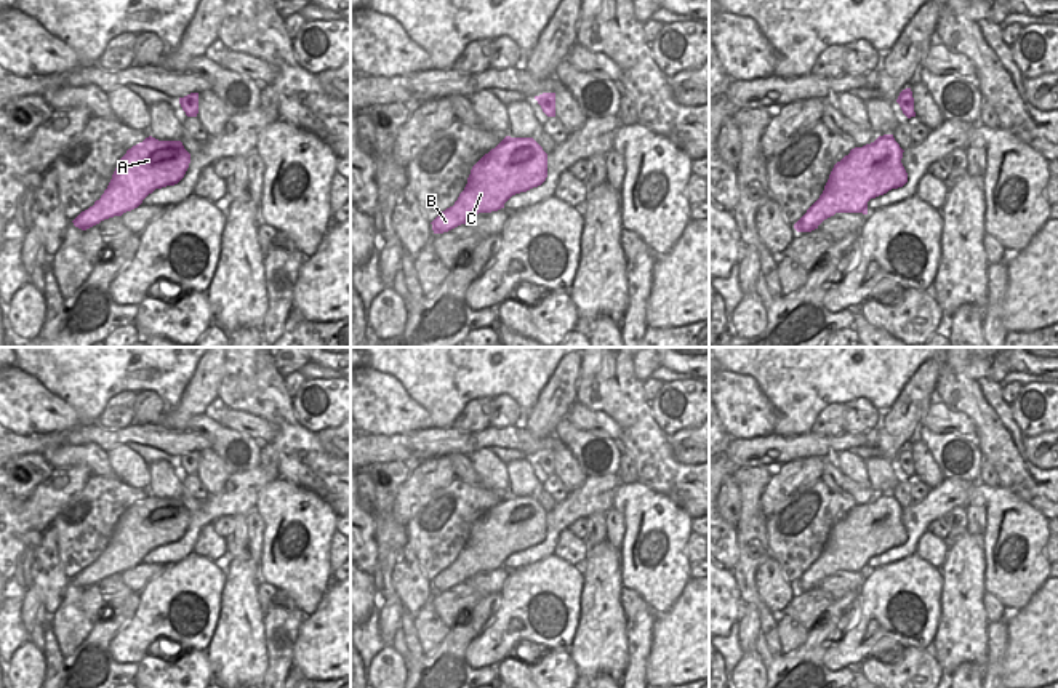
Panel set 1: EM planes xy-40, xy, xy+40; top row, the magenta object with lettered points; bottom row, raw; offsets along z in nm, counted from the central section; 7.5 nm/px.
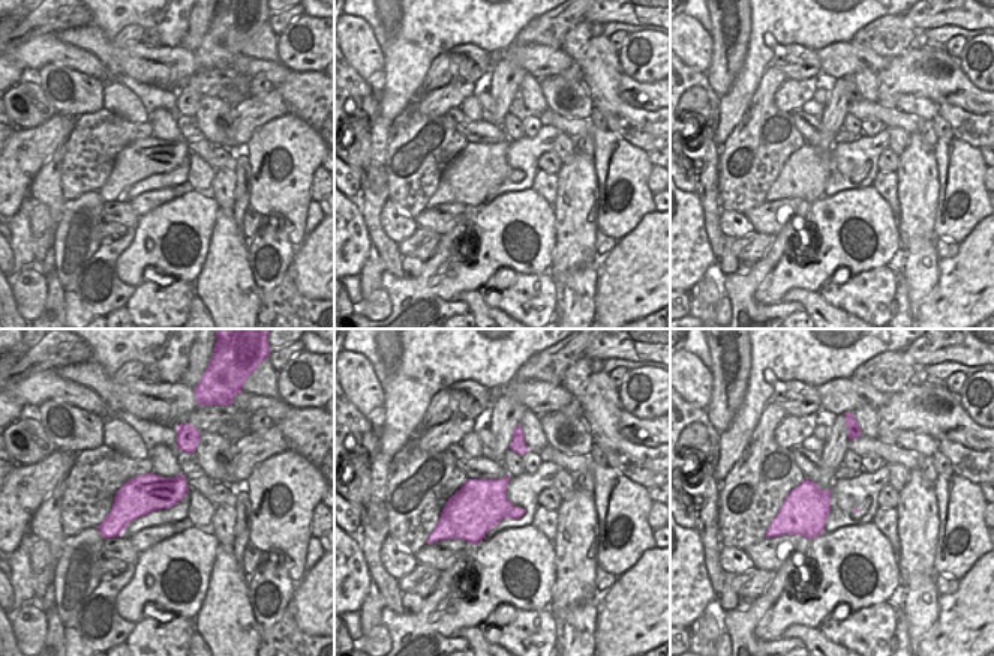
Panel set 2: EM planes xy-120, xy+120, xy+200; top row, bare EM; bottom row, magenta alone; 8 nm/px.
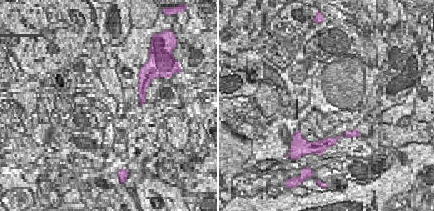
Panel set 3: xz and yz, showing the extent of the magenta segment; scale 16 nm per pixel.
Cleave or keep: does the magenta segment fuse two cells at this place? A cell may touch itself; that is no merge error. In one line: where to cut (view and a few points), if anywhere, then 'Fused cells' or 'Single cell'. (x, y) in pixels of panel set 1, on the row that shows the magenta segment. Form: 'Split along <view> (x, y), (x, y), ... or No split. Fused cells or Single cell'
No split. Single cell.

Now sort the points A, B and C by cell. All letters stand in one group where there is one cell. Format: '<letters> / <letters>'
A B C

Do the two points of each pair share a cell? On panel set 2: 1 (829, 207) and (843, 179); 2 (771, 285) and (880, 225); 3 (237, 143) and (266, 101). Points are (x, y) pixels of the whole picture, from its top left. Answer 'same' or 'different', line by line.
1: different
2: same
3: same

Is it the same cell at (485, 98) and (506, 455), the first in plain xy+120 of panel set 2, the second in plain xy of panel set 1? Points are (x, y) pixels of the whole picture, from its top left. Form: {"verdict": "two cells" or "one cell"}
{"verdict": "two cells"}

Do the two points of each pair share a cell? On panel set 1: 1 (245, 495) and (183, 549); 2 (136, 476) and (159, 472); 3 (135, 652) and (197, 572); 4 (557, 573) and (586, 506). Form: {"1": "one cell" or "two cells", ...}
{"1": "one cell", "2": "two cells", "3": "one cell", "4": "two cells"}

